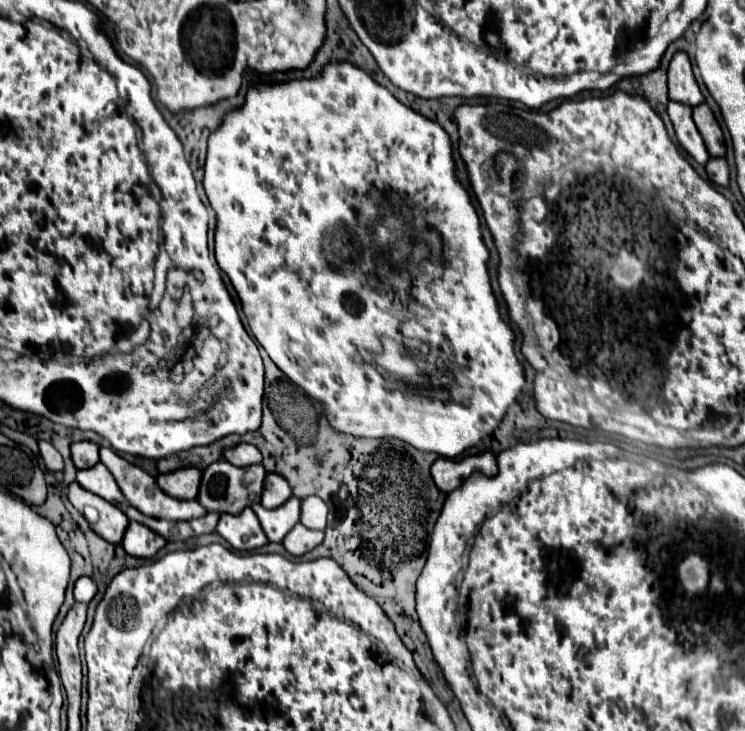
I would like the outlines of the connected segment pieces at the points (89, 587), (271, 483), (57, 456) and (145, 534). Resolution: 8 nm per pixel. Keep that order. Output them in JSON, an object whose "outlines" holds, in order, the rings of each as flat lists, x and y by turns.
{"outlines":[[[79,577,77,583,75,583,75,601,81,601,81,603,89,603,95,593,97,593,97,585,93,583,91,577]],[[267,473,265,487,263,487,263,497,261,497,261,505,263,507,275,509,275,507,283,505,291,495,293,495,291,487,289,487,289,483,281,475]],[[39,441,39,453,41,453,41,457,43,457,43,461,45,461,49,471,53,471,53,473,63,471,63,457,51,443]],[[137,521,129,523,127,533,125,533,123,541,121,541,123,549,129,551,129,555,143,557,143,559,153,557,165,543,167,541,161,535,157,535,155,531,151,531,149,527,145,527,145,525,137,523]]]}

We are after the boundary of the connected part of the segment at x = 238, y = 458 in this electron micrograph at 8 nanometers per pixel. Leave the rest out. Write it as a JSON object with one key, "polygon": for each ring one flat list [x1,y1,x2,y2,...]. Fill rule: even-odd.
{"polygon":[[239,443,239,445,231,447,231,449,225,449,225,451,223,451,223,457,225,457,229,463,237,465,237,467,247,467,247,465,261,463,261,453,259,453,259,449,257,449,255,445,251,445,251,443]]}

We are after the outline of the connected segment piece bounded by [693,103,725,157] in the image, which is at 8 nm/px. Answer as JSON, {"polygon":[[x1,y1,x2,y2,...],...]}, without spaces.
{"polygon":[[701,103,693,109,693,121,705,141,705,147,711,157,723,157,725,155,725,143,723,143,723,131,713,117,707,103]]}

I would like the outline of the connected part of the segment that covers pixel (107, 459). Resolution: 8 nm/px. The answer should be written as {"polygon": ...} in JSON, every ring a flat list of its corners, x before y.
{"polygon":[[101,447,99,453,101,453,101,463,113,473,113,477,115,477,119,489,123,491,125,499,127,499,133,507,137,507,141,513,151,515,151,517,157,517,157,519,169,519,169,521,195,519,195,517,203,517,203,515,207,513,201,505,197,505,197,499,193,499,193,501,185,501,185,499,175,499,175,497,163,493,163,491,157,487,157,481,155,481,153,475,149,475,149,473,143,471,141,467,137,467,137,465,125,461,125,459,119,457,113,449,109,449,109,447]]}

